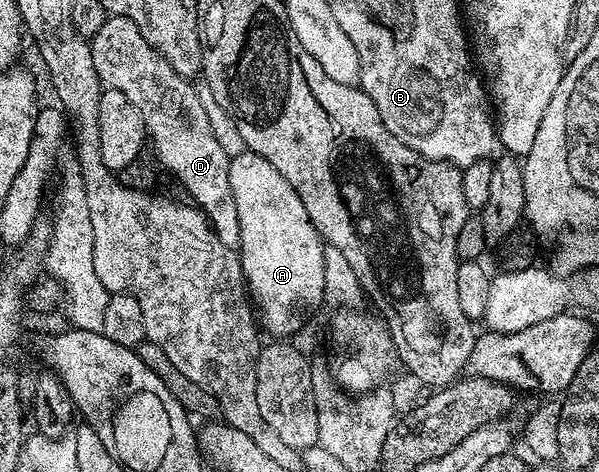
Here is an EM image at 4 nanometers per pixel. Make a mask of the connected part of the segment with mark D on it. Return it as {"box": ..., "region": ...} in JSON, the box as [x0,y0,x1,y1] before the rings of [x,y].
{"box":[89,17,241,246],"region":[[[107,17],[104,28],[96,32],[96,36],[89,39],[90,51],[92,52],[92,64],[96,64],[96,72],[100,76],[103,87],[124,92],[132,104],[140,112],[140,116],[146,125],[149,139],[158,139],[158,147],[161,151],[161,165],[174,173],[173,180],[179,187],[193,191],[195,197],[203,202],[210,215],[214,218],[215,226],[222,235],[223,242],[236,241],[241,246],[240,215],[236,213],[236,199],[232,197],[232,183],[228,181],[228,168],[230,167],[229,156],[220,148],[216,141],[216,135],[212,132],[212,124],[208,124],[208,112],[204,112],[204,104],[200,104],[200,96],[195,83],[189,78],[180,76],[148,40],[127,18]]]}

